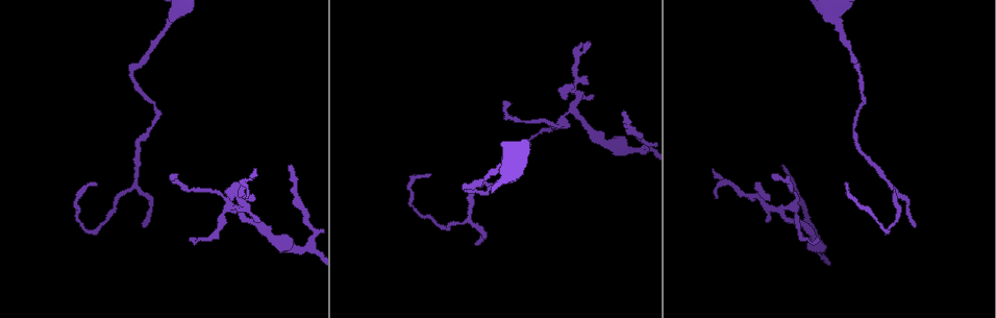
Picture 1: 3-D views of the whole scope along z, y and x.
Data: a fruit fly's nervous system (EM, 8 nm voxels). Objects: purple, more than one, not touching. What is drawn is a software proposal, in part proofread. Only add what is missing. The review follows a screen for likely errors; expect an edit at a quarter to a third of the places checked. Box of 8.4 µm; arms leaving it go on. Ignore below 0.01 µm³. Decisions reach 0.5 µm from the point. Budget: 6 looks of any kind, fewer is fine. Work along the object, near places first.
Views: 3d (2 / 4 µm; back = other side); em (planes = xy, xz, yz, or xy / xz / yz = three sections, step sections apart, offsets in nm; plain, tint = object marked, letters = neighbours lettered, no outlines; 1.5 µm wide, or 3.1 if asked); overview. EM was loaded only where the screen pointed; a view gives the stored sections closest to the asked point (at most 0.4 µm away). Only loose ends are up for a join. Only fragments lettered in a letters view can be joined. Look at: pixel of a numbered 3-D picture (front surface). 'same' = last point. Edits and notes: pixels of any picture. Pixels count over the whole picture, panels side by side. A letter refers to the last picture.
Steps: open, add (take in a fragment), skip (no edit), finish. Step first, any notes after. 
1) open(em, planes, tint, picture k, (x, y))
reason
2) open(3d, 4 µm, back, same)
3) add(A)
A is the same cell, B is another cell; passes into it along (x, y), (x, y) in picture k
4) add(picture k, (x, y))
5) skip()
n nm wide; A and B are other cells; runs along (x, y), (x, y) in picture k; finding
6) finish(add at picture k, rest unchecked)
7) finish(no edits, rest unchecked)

open(em, planes, letters, picture 1, (713, 170))
tapers out

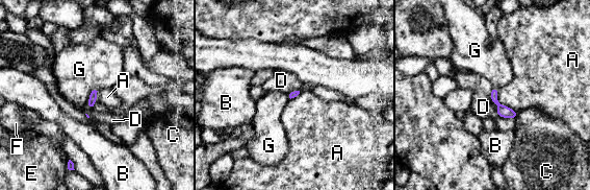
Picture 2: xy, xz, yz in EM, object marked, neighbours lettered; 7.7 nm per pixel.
skip()
A, B, C, D, E, F and G are other cells; border along (496, 91), (501, 103), (517, 111) in picture 2; no lettered fragment goes on from it

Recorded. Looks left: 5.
open(em, yz, step 4, letters, picture 1, (290, 168))
free end

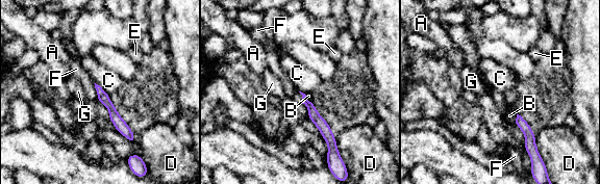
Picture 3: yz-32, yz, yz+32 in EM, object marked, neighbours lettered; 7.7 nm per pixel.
open(em, xz, step 8, letters, same)
another direction

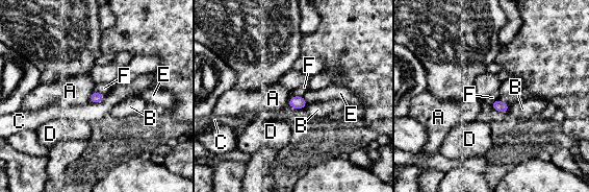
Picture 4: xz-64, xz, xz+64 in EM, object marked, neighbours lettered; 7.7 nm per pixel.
skip()
A, B, C, D, E and F are other cells; none of them fits

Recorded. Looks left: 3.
open(3d, 4 µm, picture 1, (914, 226))
an open end

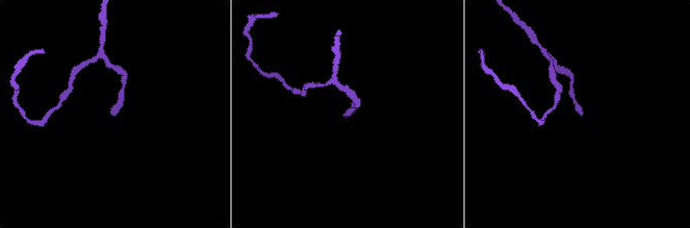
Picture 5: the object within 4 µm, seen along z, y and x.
open(em, planes, letters, picture 5, (113, 114))

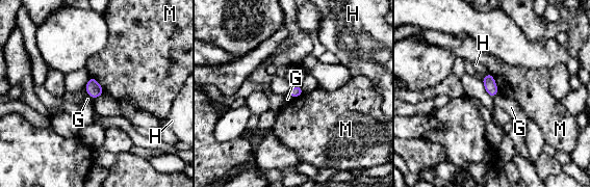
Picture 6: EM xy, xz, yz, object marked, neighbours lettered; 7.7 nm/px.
skip()
G, H and M are other cells; border along (286, 94), (293, 98) in picture 6; none of them fits

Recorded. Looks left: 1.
finish(no edits, rest unchecked)

